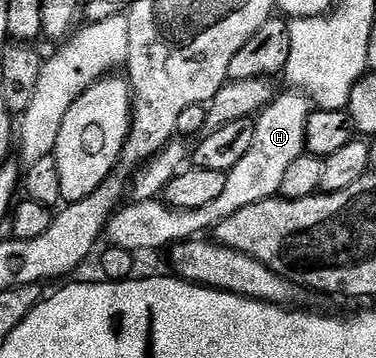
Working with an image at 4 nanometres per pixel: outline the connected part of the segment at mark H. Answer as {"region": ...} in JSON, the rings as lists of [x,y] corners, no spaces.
{"region":[[[300,92],[278,93],[273,101],[256,115],[255,141],[251,143],[251,152],[227,172],[227,184],[219,195],[219,200],[206,204],[203,208],[175,208],[163,200],[147,202],[130,201],[130,206],[122,205],[117,213],[105,225],[104,237],[108,245],[127,248],[134,252],[140,250],[161,250],[172,248],[179,242],[200,239],[208,232],[216,231],[227,216],[235,216],[239,208],[247,204],[259,204],[268,198],[280,195],[283,175],[294,160],[305,153],[305,128],[311,103]]]}

